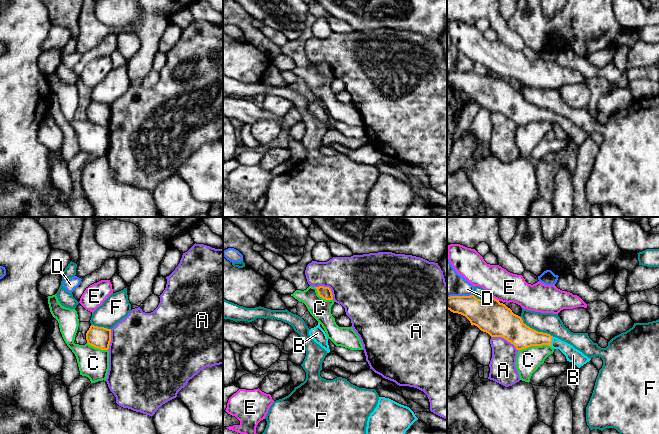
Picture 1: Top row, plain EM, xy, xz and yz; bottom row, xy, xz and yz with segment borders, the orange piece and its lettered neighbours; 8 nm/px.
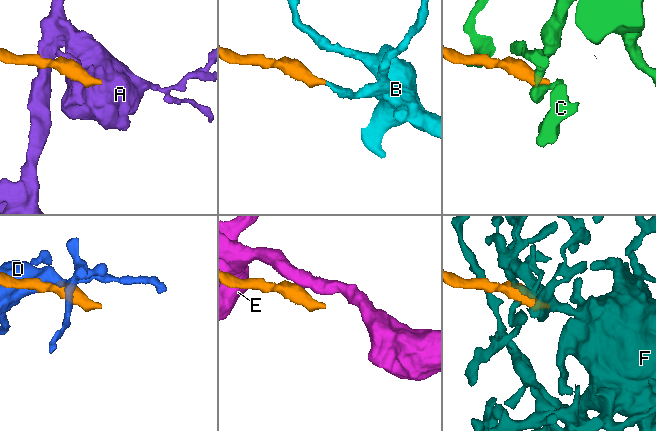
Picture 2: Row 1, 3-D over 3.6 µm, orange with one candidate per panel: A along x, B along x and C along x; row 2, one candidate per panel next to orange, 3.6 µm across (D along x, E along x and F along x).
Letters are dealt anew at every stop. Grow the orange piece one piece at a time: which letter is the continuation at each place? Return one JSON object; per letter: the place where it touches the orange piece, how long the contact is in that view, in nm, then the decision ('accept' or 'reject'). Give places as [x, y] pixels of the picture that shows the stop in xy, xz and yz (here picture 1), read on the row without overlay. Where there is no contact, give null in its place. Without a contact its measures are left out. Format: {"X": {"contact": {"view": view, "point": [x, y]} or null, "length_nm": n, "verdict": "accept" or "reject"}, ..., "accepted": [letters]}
{"A": {"contact": {"view": "yz", "point": [505, 115]}, "length_nm": 240, "verdict": "reject"}, "B": {"contact": {"view": "yz", "point": [551, 117]}, "length_nm": 80, "verdict": "accept"}, "C": {"contact": {"view": "yz", "point": [534, 121]}, "length_nm": 260, "verdict": "reject"}, "D": {"contact": {"view": "yz", "point": [459, 72]}, "length_nm": 200, "verdict": "reject"}, "E": {"contact": {"view": "yz", "point": [496, 75]}, "length_nm": 60, "verdict": "reject"}, "F": {"contact": {"view": "yz", "point": [533, 105]}, "length_nm": 300, "verdict": "reject"}, "accepted": ["B"]}

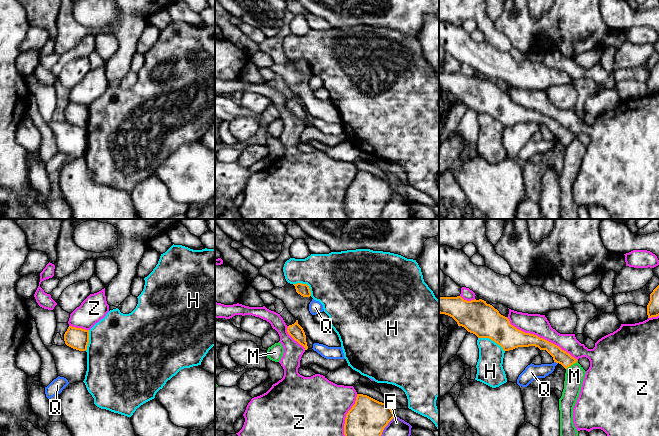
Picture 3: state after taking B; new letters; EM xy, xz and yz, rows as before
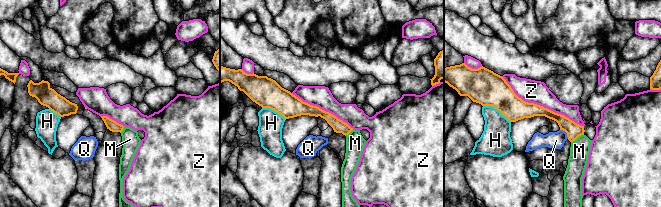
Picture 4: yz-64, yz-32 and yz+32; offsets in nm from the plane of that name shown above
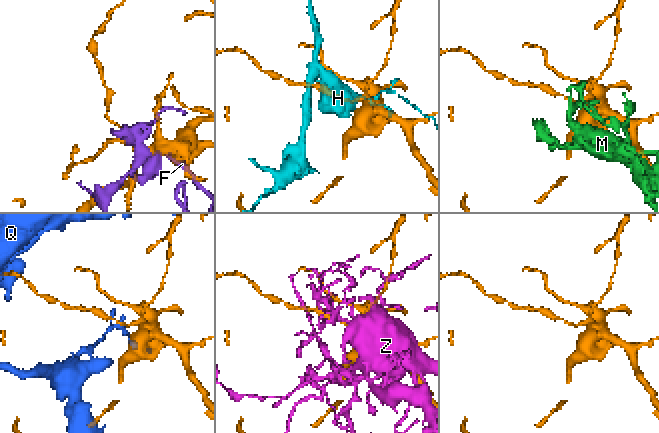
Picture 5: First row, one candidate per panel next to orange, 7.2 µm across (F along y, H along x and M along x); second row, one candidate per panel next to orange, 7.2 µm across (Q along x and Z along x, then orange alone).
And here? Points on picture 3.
{"F": {"contact": {"view": "xz", "point": [383, 205]}, "length_nm": 260, "verdict": "reject"}, "H": {"contact": {"view": "yz", "point": [492, 116]}, "length_nm": 240, "verdict": "reject"}, "M": {"contact": {"view": "yz", "point": [571, 140]}, "length_nm": 120, "verdict": "reject"}, "Q": {"contact": {"view": "yz", "point": [556, 138]}, "length_nm": 40, "verdict": "reject"}, "Z": {"contact": {"view": "yz", "point": [541, 114]}, "length_nm": 650, "verdict": "reject"}, "accepted": []}

